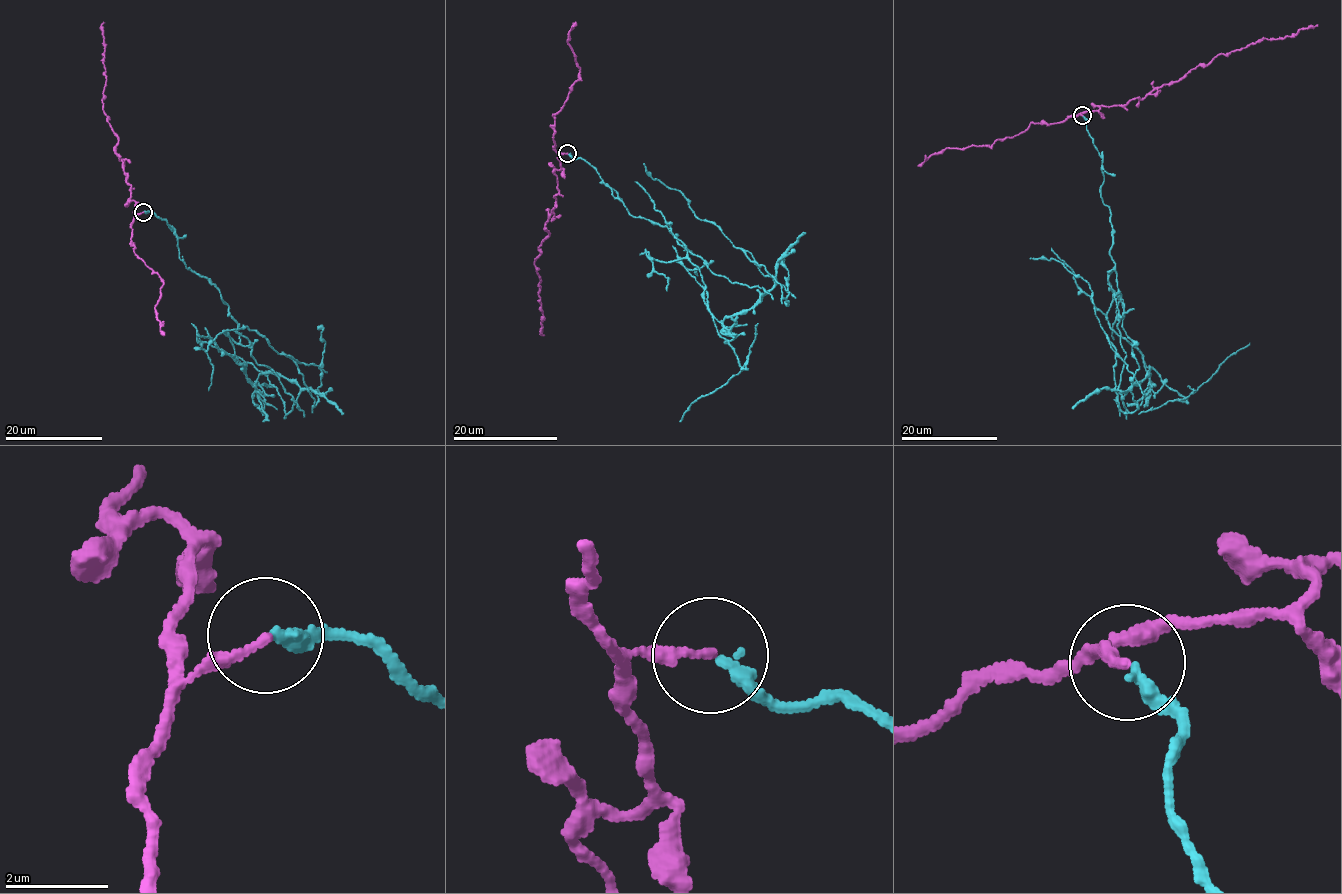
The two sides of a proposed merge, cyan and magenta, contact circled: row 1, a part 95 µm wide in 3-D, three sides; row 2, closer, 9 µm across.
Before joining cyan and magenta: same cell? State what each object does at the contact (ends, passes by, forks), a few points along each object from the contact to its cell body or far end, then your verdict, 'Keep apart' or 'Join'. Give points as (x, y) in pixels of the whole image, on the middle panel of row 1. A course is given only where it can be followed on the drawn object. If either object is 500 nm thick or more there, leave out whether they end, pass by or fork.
At the ring cyan ends. At the ring magenta ends. Course of cyan: (568, 154), (702, 259), (687, 270), (714, 318), (744, 313), (774, 276), (643, 163). Course of magenta: (566, 153), (559, 155), (558, 194), (545, 230), (549, 234), (535, 262), (542, 334). Keep apart

